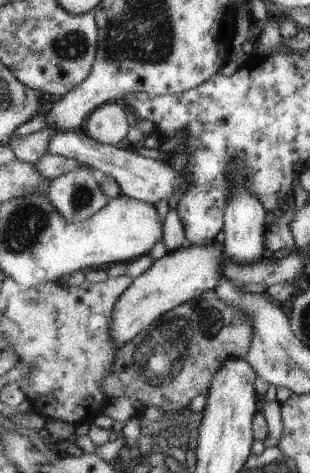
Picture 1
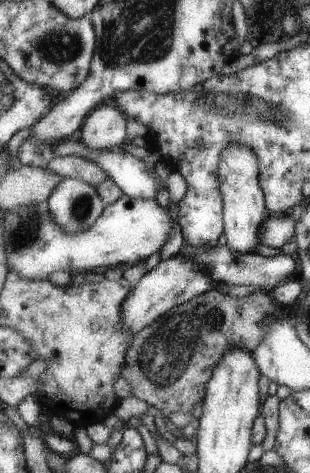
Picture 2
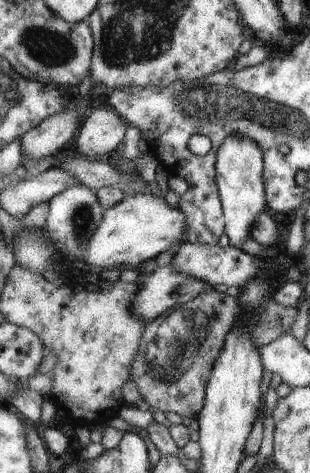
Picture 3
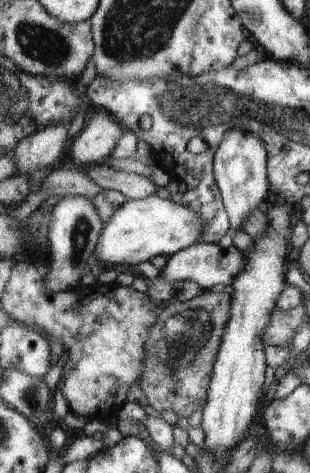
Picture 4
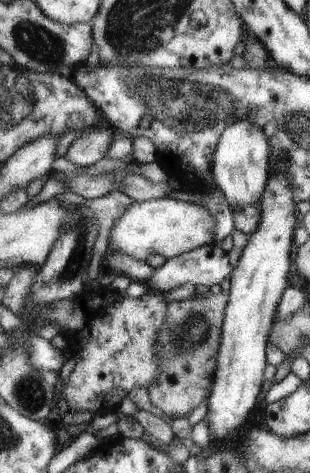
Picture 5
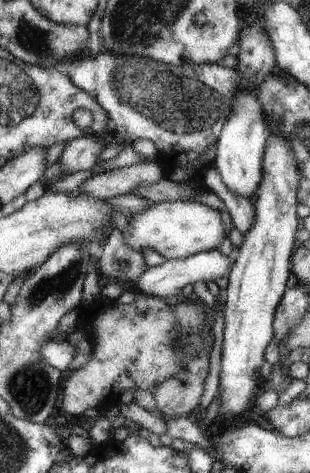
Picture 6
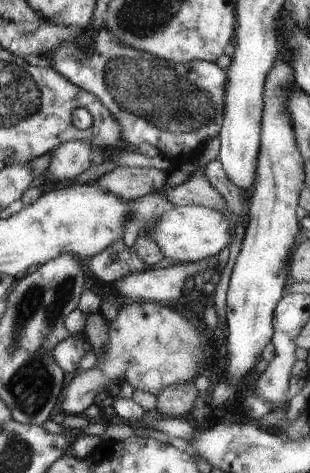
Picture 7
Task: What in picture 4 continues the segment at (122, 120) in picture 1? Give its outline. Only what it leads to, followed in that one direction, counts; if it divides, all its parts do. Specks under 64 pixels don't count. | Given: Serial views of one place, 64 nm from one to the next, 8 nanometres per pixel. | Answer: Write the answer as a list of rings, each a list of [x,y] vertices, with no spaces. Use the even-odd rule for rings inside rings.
[[[91,114],[83,130],[71,142],[67,158],[81,166],[97,166],[109,158],[123,132],[123,126],[111,114]]]

